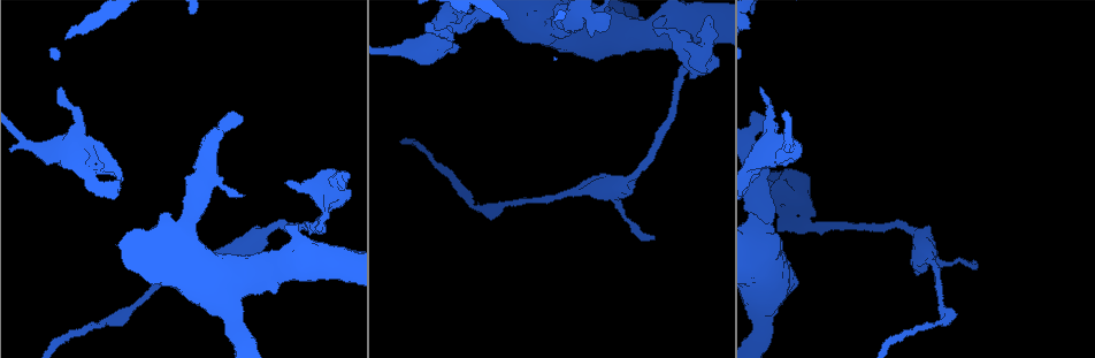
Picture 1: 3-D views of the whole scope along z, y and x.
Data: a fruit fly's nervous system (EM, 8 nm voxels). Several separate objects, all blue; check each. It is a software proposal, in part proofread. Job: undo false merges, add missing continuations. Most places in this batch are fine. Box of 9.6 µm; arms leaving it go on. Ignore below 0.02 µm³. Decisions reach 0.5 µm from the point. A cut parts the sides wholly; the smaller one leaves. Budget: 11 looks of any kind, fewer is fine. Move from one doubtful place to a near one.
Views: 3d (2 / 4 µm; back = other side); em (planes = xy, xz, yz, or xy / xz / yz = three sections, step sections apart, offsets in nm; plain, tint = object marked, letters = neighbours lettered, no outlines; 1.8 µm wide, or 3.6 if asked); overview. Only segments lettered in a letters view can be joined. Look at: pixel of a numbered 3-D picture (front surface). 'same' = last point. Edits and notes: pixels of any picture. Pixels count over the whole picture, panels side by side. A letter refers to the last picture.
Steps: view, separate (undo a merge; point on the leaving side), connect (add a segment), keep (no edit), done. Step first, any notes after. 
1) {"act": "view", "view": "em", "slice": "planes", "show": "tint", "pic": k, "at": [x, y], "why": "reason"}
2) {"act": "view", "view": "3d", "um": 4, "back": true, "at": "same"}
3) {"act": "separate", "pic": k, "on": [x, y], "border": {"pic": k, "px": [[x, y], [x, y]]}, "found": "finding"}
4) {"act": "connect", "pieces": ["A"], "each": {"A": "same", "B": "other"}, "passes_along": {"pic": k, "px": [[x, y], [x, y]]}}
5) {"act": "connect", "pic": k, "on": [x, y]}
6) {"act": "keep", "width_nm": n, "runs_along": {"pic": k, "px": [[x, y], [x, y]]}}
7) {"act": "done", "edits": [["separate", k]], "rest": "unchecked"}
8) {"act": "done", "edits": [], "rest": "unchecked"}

{"act": "view", "view": "em", "um": 3.6, "slice": "planes", "show": "letters", "pic": 1, "at": [792, 198], "why": "closes a loop"}

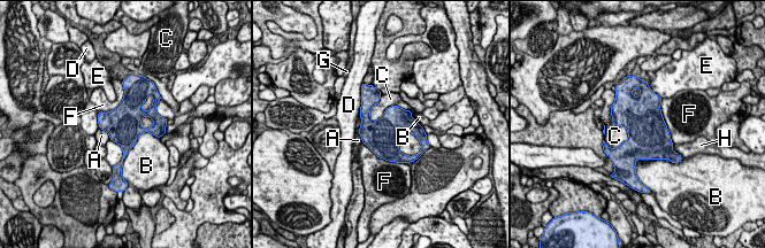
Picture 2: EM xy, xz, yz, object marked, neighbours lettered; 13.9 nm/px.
{"act": "keep", "width_nm": 480, "longest_contact_nm": ["C", 700], "each": {"A": "other", "B": "other", "C": "other", "D": "other", "E": "other", "F": "other", "G": "other", "H": "other"}, "found": "all the same cell"}

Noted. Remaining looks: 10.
{"act": "view", "view": "em", "um": 3.6, "slice": "planes", "show": "plain", "pic": 1, "at": [916, 272], "why": "branch stops here"}

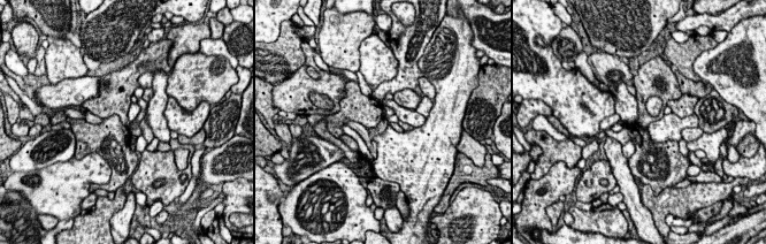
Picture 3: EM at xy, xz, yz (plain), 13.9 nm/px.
{"act": "view", "view": "em", "um": 3.6, "slice": "planes", "show": "tint", "at": "same", "why": "with the object marked"}

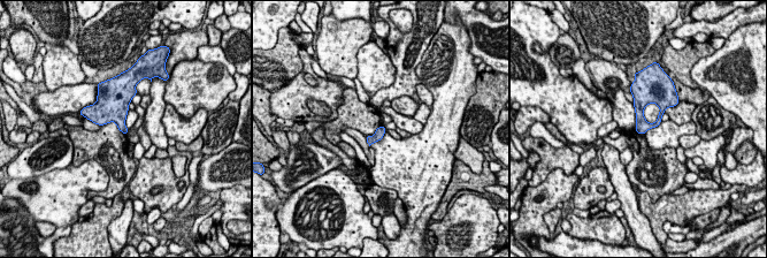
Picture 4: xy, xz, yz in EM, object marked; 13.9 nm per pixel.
{"act": "view", "view": "em", "um": 3.6, "slice": "planes", "show": "letters", "at": "same", "why": "what lies round it"}

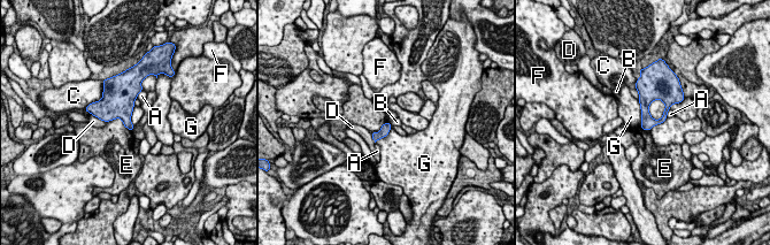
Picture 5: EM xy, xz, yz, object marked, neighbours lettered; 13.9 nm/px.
{"act": "keep", "each": {"A": "other", "B": "other", "C": "other", "D": "other", "E": "other", "F": "other", "G": "other"}, "border": {"pic": 5, "px": [[106, 121], [118, 117], [131, 131]]}, "found": "none of them fits"}

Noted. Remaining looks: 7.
{"act": "view", "view": "em", "slice": "planes", "show": "letters", "pic": 1, "at": [801, 153], "why": "an open end"}

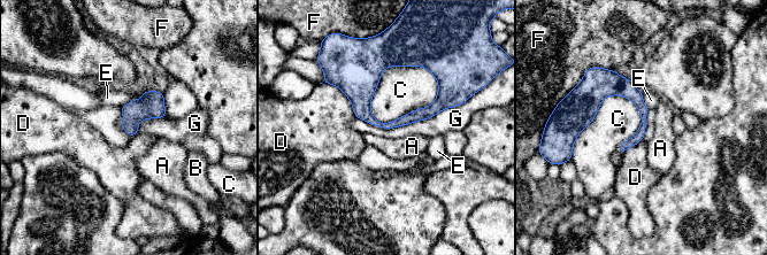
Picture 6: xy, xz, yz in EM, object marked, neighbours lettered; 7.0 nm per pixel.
{"act": "keep", "each": {"A": "other", "B": "other", "C": "other", "D": "other", "E": "other", "F": "other", "G": "other"}, "found": "no lettered segment goes on from it"}

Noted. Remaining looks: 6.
{"act": "view", "view": "3d", "um": 2, "pic": 1, "at": [62, 90], "why": "free end"}

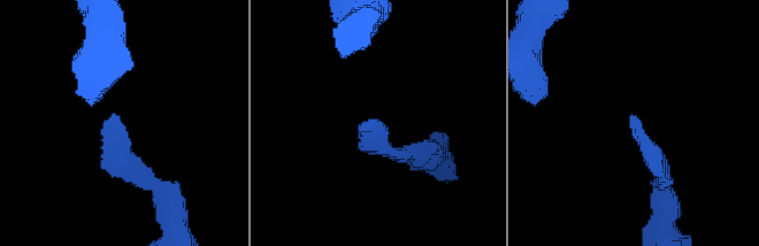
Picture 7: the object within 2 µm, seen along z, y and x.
{"act": "view", "view": "em", "slice": "xy", "step": 4, "show": "tint", "pic": 7, "at": [117, 116], "why": "shape alone is not enough"}

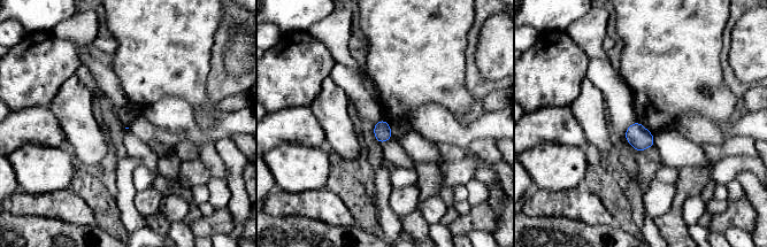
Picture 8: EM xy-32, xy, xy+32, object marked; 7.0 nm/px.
{"act": "view", "view": "em", "slice": "planes", "show": "letters", "at": "same", "why": "another direction"}

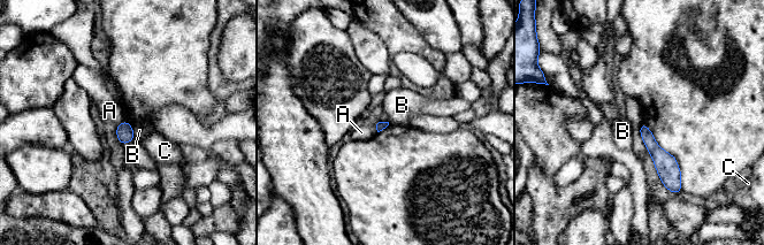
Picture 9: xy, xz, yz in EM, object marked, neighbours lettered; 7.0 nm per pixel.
{"act": "keep", "each": {"A": "other", "B": "other", "C": "other"}, "found": "none of them fits"}

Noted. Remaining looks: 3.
{"act": "done", "edits": [], "rest": "unchecked"}

